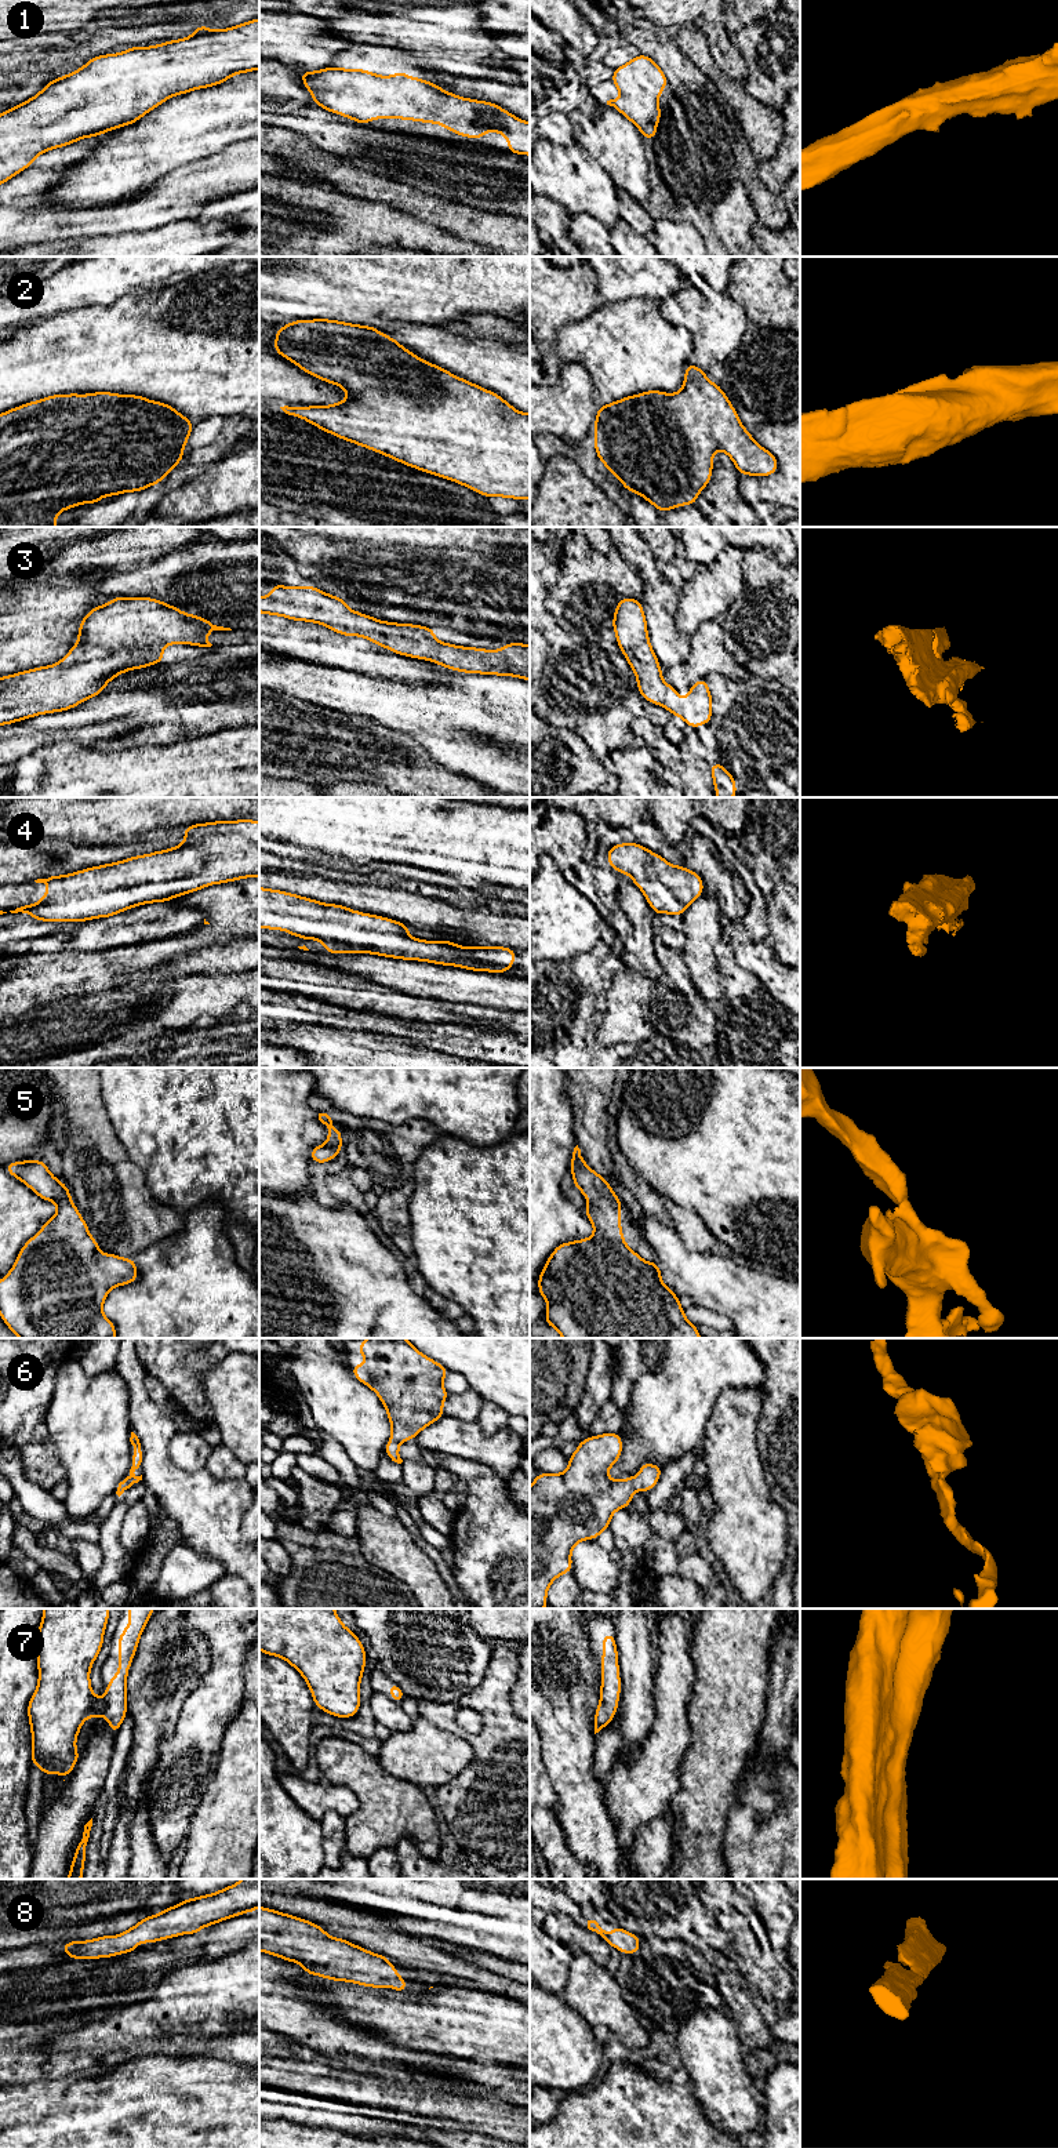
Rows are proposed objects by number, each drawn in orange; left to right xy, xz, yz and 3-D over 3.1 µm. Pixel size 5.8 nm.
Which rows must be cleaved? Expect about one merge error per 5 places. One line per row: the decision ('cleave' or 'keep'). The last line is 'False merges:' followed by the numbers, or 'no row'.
1: keep
2: keep
3: keep
4: keep
5: keep
6: keep
7: keep
8: keep
False merges: no row

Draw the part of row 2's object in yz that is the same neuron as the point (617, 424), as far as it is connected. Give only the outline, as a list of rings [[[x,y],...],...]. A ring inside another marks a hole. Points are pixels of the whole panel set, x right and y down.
[[[687,363],[683,388],[675,395],[647,390],[600,406],[593,426],[595,451],[629,493],[640,494],[661,513],[683,505],[695,505],[697,495],[712,479],[713,453],[724,451],[735,464],[739,475],[770,476],[778,470],[778,461],[768,450],[757,444],[748,432],[719,384],[708,379],[706,372]]]

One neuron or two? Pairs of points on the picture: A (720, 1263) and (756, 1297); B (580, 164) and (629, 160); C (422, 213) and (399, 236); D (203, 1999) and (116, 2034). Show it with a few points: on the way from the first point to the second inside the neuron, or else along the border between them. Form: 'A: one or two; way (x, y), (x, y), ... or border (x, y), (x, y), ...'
A: one; way (729, 1272), (746, 1290)
B: two; border (575, 142), (599, 163), (618, 188)
C: two; border (386, 206), (413, 214), (446, 232)
D: one; way (181, 2005), (156, 2019), (138, 2021)

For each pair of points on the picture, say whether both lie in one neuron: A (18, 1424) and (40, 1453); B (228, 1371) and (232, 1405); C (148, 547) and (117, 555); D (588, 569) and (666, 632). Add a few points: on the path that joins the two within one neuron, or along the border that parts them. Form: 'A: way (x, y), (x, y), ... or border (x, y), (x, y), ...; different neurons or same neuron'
A: way (25, 1431), (35, 1446); same neuron
B: way (232, 1380), (232, 1396); same neuron
C: way (141, 547), (124, 548); same neuron
D: border (631, 564), (642, 582), (639, 599); different neurons

